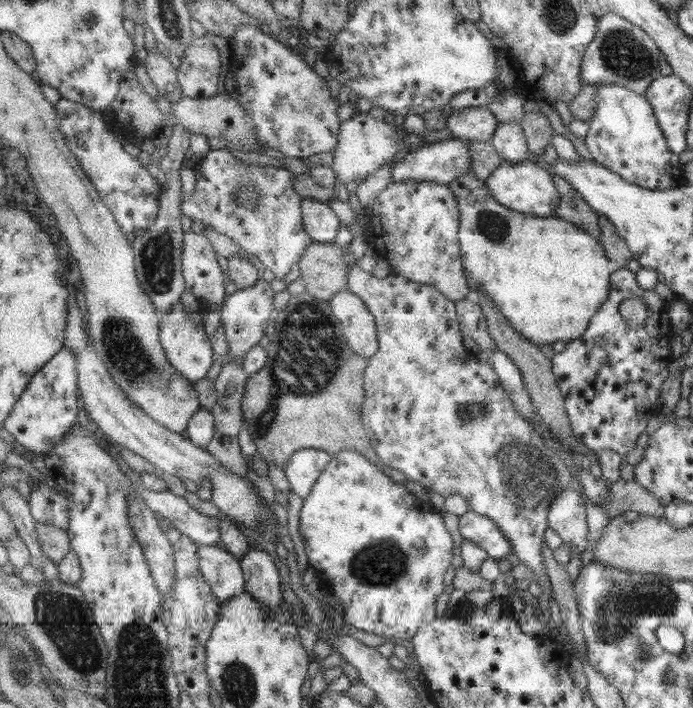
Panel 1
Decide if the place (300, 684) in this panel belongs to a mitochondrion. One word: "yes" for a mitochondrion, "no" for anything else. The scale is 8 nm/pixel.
no

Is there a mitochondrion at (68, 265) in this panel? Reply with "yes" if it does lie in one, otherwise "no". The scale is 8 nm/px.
no

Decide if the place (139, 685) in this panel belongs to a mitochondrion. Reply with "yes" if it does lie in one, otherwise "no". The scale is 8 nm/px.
yes

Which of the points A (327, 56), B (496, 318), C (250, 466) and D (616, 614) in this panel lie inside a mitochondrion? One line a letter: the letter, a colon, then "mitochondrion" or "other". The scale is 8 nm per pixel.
A: other
B: other
C: other
D: mitochondrion

